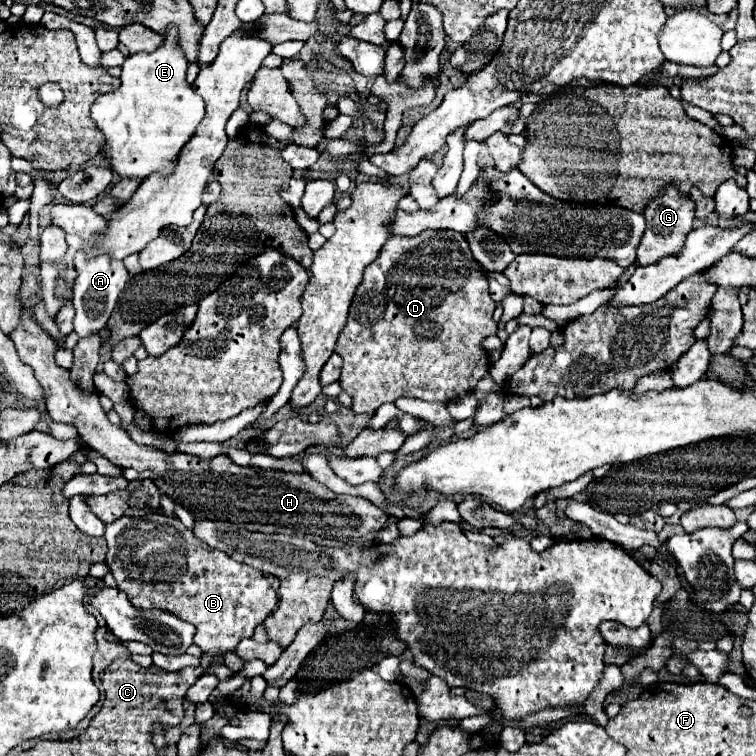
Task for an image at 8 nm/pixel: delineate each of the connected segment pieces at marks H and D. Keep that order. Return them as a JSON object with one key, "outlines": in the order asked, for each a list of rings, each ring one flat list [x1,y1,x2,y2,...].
{"outlines":[[[27,272,23,276,17,300,21,304,21,320,19,328,15,328,9,338,13,340,19,358,35,370,35,378,39,380,45,394,49,416,55,422,73,424,83,442,87,442,89,448,101,452,113,464,121,468,135,468,137,472,153,472,155,486,173,502,177,500,177,504,187,508,191,514,235,524,277,524,287,526,295,532,339,540,343,544,353,544,359,538,373,536,377,530,387,526,389,516,379,506,359,496,339,496,321,482,317,482,309,472,283,472,263,470,257,466,237,466,231,462,229,456,201,460,197,456,181,452,167,454,159,448,135,444,121,426,115,426,107,420,107,414,99,404,99,394,83,392,83,388,79,388,79,384,71,380,69,370,55,364,57,342,37,324,33,312,33,306,39,302,39,280,35,272]],[[431,230,419,236,391,236,379,258,365,270,363,282,353,296,347,324,335,344,335,352,343,358,339,382,353,396,351,410,373,414,381,404,395,402,403,394,441,404,471,394,491,366,481,342,499,332,493,312,495,300,489,294,489,284,479,270,479,262,469,250,465,234]]]}

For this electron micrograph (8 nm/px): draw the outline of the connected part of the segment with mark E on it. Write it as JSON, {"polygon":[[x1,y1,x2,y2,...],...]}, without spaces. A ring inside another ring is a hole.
{"polygon":[[169,24,163,36,163,44,151,54,133,54,123,64,121,86,111,94,103,94,91,106,91,118,95,120,97,128,105,134,105,154,109,156,109,166,123,178,147,178,151,172,165,172,173,170,179,150,183,144,193,136,197,124,205,116,203,98,195,94,193,86,187,82,187,58,183,48,179,46,179,34,175,24]]}

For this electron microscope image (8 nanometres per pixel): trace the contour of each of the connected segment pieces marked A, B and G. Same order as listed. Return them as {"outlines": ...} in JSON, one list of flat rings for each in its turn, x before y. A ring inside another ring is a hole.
{"outlines":[[[75,256,75,288,73,288,73,304,75,304,75,332,85,338,97,330,105,328,105,322,109,320,119,294,123,292,127,280,131,278,127,268,121,260,111,260,111,256]],[[159,514,145,526,143,520,121,516,113,524,107,524,105,540,109,548,105,564,129,602,137,608,167,610,191,622,197,628,195,644,203,652,233,652,239,640,253,636,255,626,277,606,277,592,263,572,207,546,177,518],[139,536,143,536,143,542,139,542]],[[667,184,667,188,663,192,659,192,659,196,655,196,653,202,647,204,647,208,643,210,643,216,647,220,647,228,645,228,645,234,637,248,639,266,653,264,663,256,679,254,679,250,683,248,683,242,685,242,685,236,693,230,695,202,689,196,681,196,681,192,675,190,675,184]]]}

